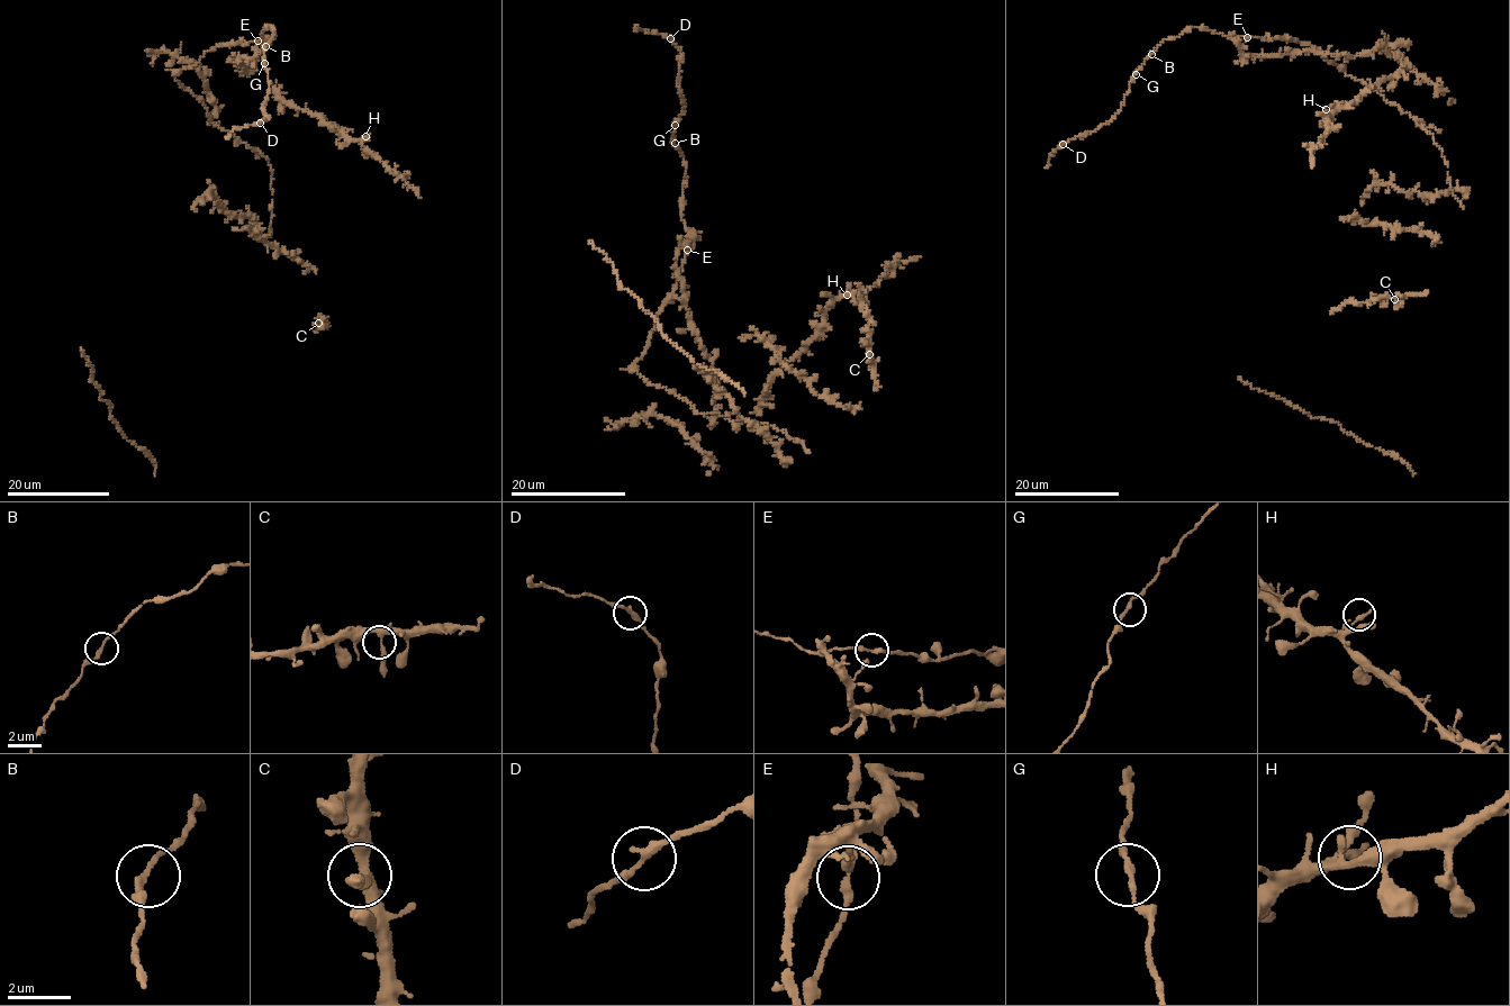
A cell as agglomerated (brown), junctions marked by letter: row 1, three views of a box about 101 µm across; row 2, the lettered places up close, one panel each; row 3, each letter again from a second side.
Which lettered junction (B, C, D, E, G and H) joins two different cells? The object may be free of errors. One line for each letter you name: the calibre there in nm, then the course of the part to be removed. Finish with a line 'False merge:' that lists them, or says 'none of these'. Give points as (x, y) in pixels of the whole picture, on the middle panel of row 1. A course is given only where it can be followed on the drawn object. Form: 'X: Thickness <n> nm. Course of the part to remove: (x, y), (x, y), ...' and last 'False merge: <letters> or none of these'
False merge: none of these

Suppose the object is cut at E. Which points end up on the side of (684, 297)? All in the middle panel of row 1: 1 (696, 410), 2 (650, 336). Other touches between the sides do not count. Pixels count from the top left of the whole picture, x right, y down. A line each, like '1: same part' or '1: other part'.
1: other part
2: other part

